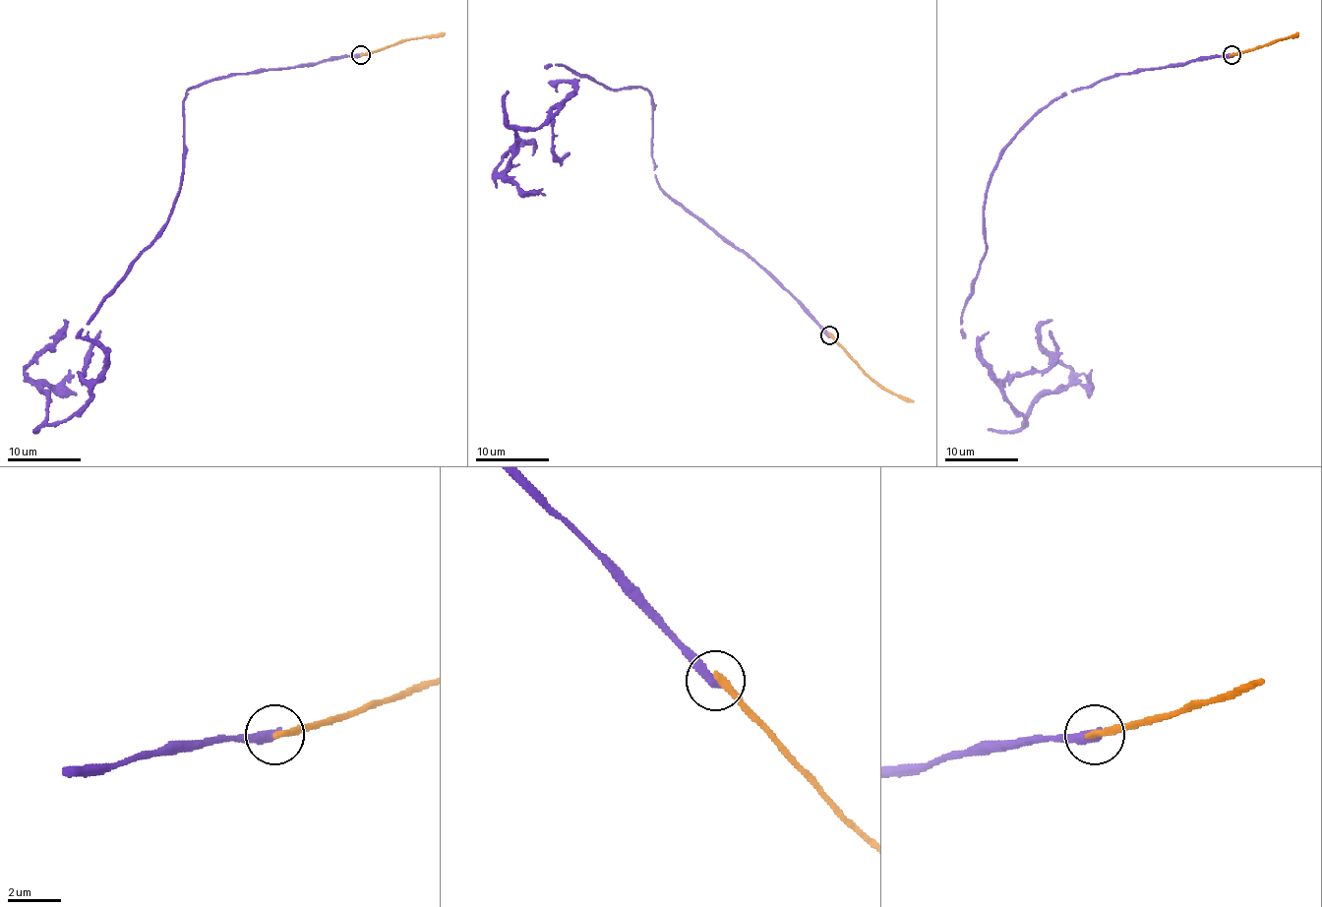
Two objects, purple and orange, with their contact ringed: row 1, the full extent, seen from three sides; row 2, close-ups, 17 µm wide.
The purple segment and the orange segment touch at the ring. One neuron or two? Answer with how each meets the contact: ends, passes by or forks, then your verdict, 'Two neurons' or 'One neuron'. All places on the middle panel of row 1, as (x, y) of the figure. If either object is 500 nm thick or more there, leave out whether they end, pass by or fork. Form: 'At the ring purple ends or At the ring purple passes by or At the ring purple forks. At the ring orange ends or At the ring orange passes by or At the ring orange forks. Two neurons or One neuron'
At the ring purple ends. At the ring orange ends. Two neurons

